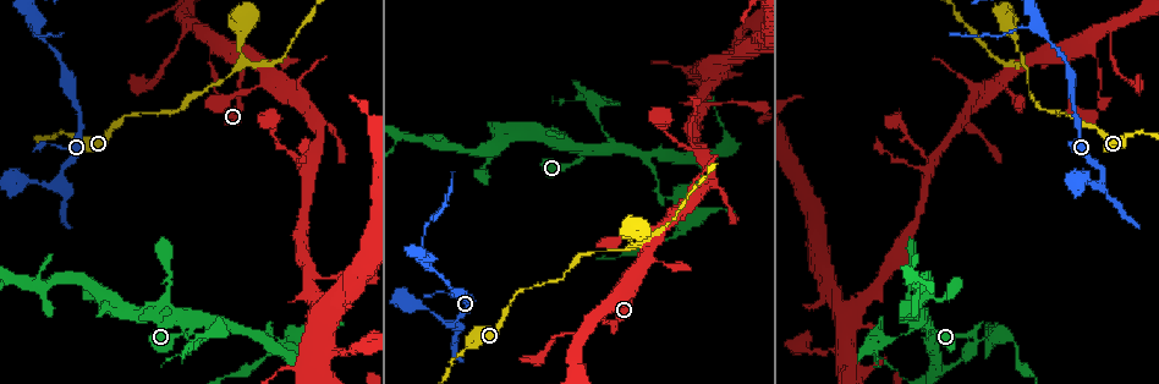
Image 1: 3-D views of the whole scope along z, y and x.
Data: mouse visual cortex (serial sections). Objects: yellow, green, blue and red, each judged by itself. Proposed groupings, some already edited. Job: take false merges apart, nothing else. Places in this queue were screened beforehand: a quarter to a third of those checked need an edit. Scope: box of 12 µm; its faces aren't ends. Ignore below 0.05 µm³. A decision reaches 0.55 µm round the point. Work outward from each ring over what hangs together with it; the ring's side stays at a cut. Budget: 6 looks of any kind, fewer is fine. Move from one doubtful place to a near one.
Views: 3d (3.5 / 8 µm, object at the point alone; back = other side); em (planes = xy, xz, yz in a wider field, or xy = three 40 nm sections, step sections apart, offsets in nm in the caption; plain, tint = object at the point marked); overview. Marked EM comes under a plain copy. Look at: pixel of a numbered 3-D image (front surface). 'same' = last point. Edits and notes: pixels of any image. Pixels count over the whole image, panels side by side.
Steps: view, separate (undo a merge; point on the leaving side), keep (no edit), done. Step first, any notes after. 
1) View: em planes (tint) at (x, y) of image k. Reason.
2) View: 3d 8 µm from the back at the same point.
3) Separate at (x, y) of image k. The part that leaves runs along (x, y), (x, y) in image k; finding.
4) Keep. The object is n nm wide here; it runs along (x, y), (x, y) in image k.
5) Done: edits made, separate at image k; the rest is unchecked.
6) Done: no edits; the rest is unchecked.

View: 3d 3.5 µm at (239, 64) of image 1. Three arms meet.

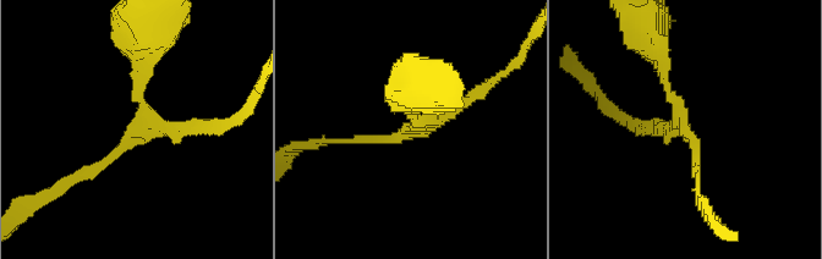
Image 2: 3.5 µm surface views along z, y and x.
View: em xy step 3 (tint) at (138, 134) of image 2.

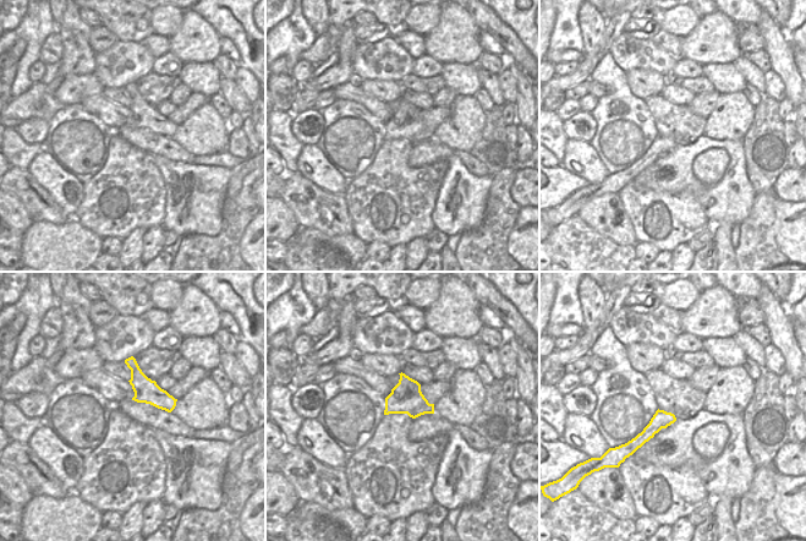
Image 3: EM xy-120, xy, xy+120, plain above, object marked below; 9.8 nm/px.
Keep. 3 arms meet here; it runs along (74, 183), (144, 124), (148, 60) in image 2; one cell here.

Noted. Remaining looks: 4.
View: 3d 3.5 µm at (939, 367) of image 1. Narrows sharply.

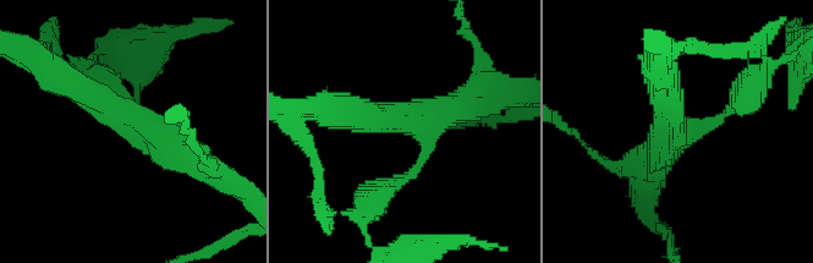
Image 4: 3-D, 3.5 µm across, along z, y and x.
View: em xy step 2 (tint) at (676, 125) of image 4. 3 arms meet here; the arms are 150, 350, 350 nm wide.

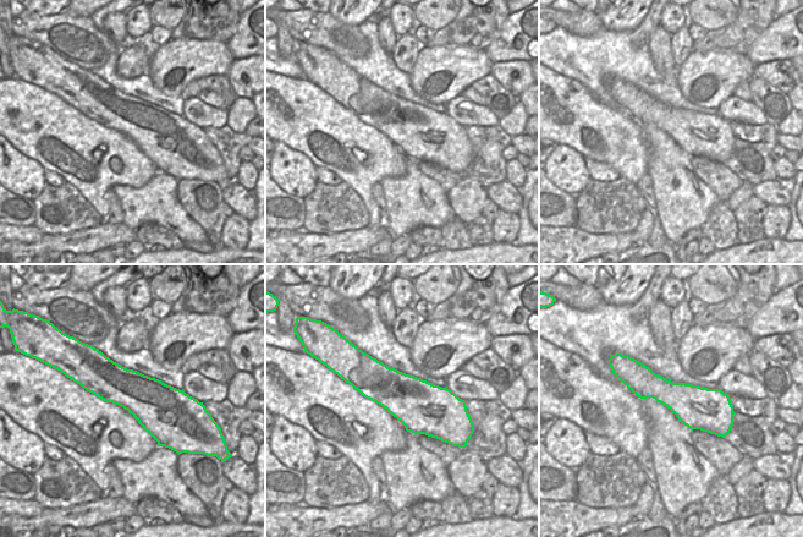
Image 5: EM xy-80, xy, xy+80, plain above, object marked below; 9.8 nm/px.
Keep. The object is 500 nm wide here; it runs along (353, 113), (428, 131), (417, 169), (394, 185) in image 4; continuous, no second cell.

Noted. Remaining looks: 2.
Done: no edits; the rest is unchecked.

